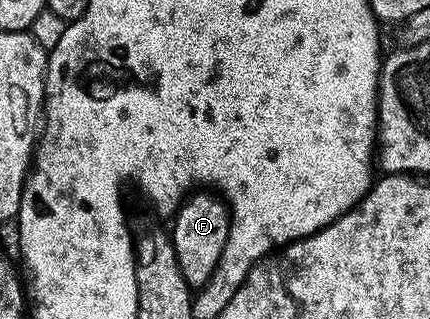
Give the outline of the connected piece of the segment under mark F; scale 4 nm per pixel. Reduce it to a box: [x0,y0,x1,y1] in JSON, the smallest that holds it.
[170,190,231,288]

